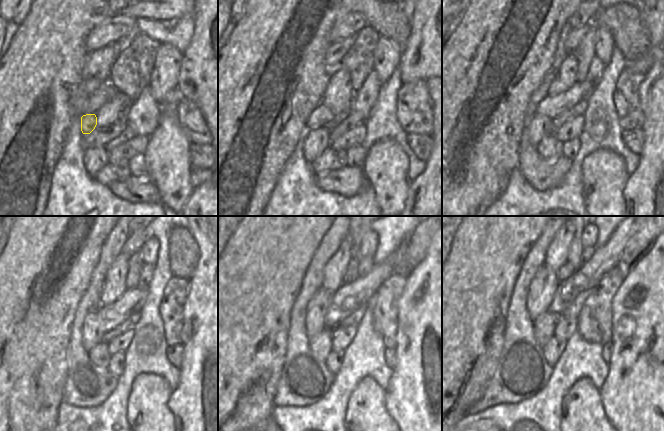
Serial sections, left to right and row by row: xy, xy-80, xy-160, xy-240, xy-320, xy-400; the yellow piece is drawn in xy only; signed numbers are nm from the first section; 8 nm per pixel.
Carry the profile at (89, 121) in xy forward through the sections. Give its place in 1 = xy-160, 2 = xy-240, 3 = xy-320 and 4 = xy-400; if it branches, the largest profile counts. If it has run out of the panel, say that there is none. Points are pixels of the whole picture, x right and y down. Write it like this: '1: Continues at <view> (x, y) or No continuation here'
1: Continues at xy-160 (551, 106)
2: Continues at xy-240 (131, 302)
3: Continues at xy-320 (351, 296)
4: Continues at xy-400 (567, 290).

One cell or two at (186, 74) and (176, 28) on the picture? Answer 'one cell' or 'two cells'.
two cells

